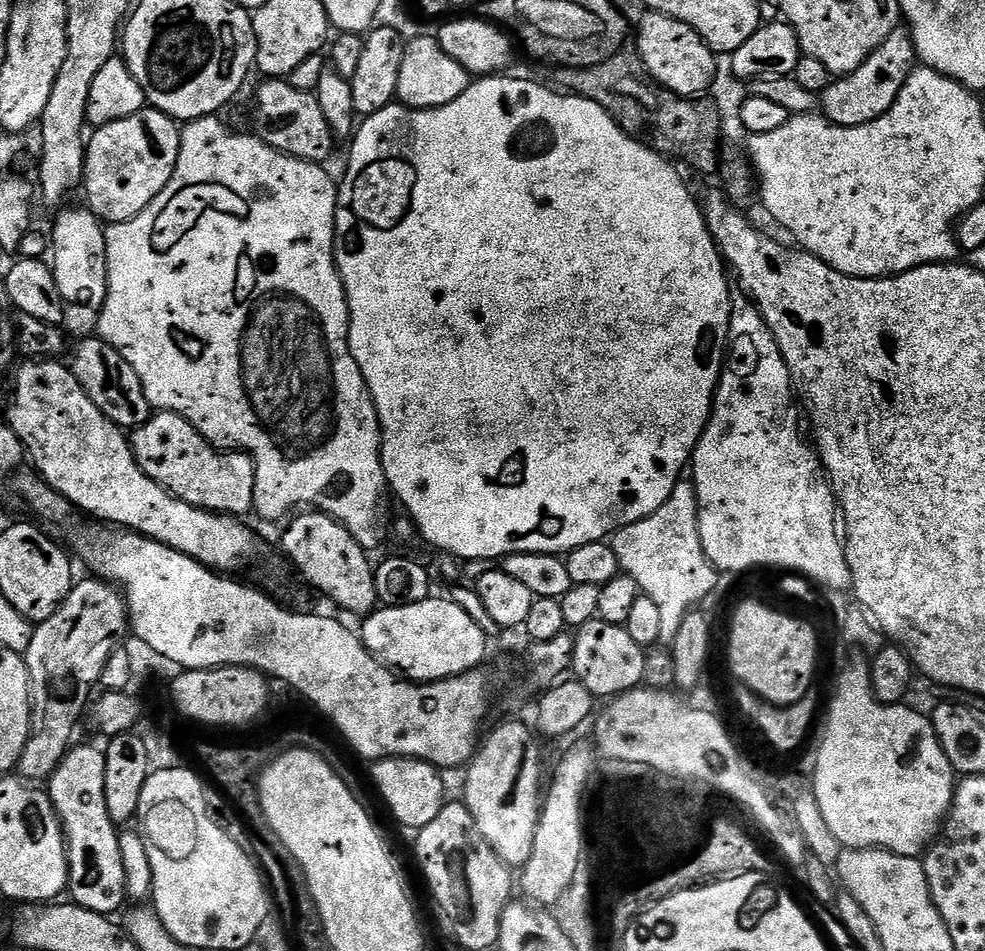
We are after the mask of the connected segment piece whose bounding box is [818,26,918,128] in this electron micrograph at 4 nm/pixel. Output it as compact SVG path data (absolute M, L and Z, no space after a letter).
M898 26L890 34L890 38L886 38L886 42L882 42L882 46L878 46L878 50L874 50L870 58L862 62L862 66L858 66L858 70L833 79L825 92L819 93L819 111L824 119L843 128L874 122L874 118L882 118L882 114L886 114L890 106L894 106L902 86L906 86L906 78L917 64L916 44L912 40L912 34L907 27Z

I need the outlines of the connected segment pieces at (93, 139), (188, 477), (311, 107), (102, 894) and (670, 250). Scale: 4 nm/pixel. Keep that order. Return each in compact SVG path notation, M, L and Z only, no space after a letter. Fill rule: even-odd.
M151 106L144 107L138 114L130 114L130 118L122 118L118 122L110 122L95 129L87 137L84 150L82 193L84 192L85 198L88 199L86 208L105 225L121 224L142 214L142 210L146 210L146 206L150 206L150 202L158 198L166 182L170 182L179 153L180 128L177 121Z
M157 411L149 416L146 423L131 429L130 443L137 466L182 502L237 518L253 511L251 458L239 450L221 450L207 443L200 431L176 412Z
M268 78L263 82L265 84L256 92L256 109L252 112L255 135L287 156L323 165L332 152L334 137L326 122L326 114L322 114L322 106L318 106L316 93L294 90L284 78Z
M84 744L81 748L73 747L64 755L64 760L53 770L46 781L46 791L54 810L64 828L64 843L68 846L68 887L72 892L71 899L81 904L86 910L94 910L103 916L116 914L126 904L126 875L119 850L117 825L110 818L110 810L106 810L106 758L101 749L91 748Z
M493 74L473 79L462 95L441 108L409 108L399 102L393 102L375 112L373 116L363 117L351 137L352 153L348 156L348 169L344 172L344 181L339 181L336 193L336 268L340 271L340 281L344 283L344 293L348 299L348 353L358 366L364 386L368 389L371 407L374 409L374 420L378 425L380 440L380 461L387 487L408 511L405 512L407 519L415 524L419 539L424 539L430 547L444 552L440 554L447 554L460 562L496 559L499 561L516 552L567 554L578 546L607 541L618 529L654 514L654 510L658 510L658 506L662 506L662 502L670 498L674 486L681 483L680 471L689 467L692 449L696 447L696 438L704 426L716 390L716 382L720 379L722 345L728 335L728 315L732 309L728 297L729 273L726 271L724 258L712 240L701 205L692 197L692 192L684 185L683 178L676 173L677 165L671 159L661 156L655 148L627 136L612 121L610 114L606 114L606 110L598 106L598 102L588 100L585 96L565 94L563 91L535 84L529 78L515 80L508 75ZM531 124L545 124L548 127L548 132L552 135L552 149L545 156L532 156L529 160L523 160L512 153L512 139Z

